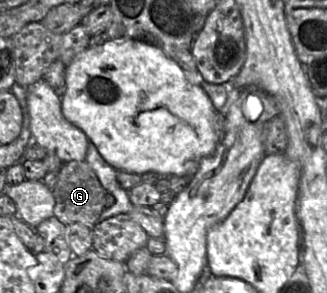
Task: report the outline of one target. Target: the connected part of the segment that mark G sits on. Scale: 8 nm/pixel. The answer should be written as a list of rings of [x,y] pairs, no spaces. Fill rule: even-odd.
[[[86,160],[64,162],[52,192],[55,198],[54,215],[64,225],[81,223],[90,228],[99,222],[99,217],[105,210],[108,193]]]

